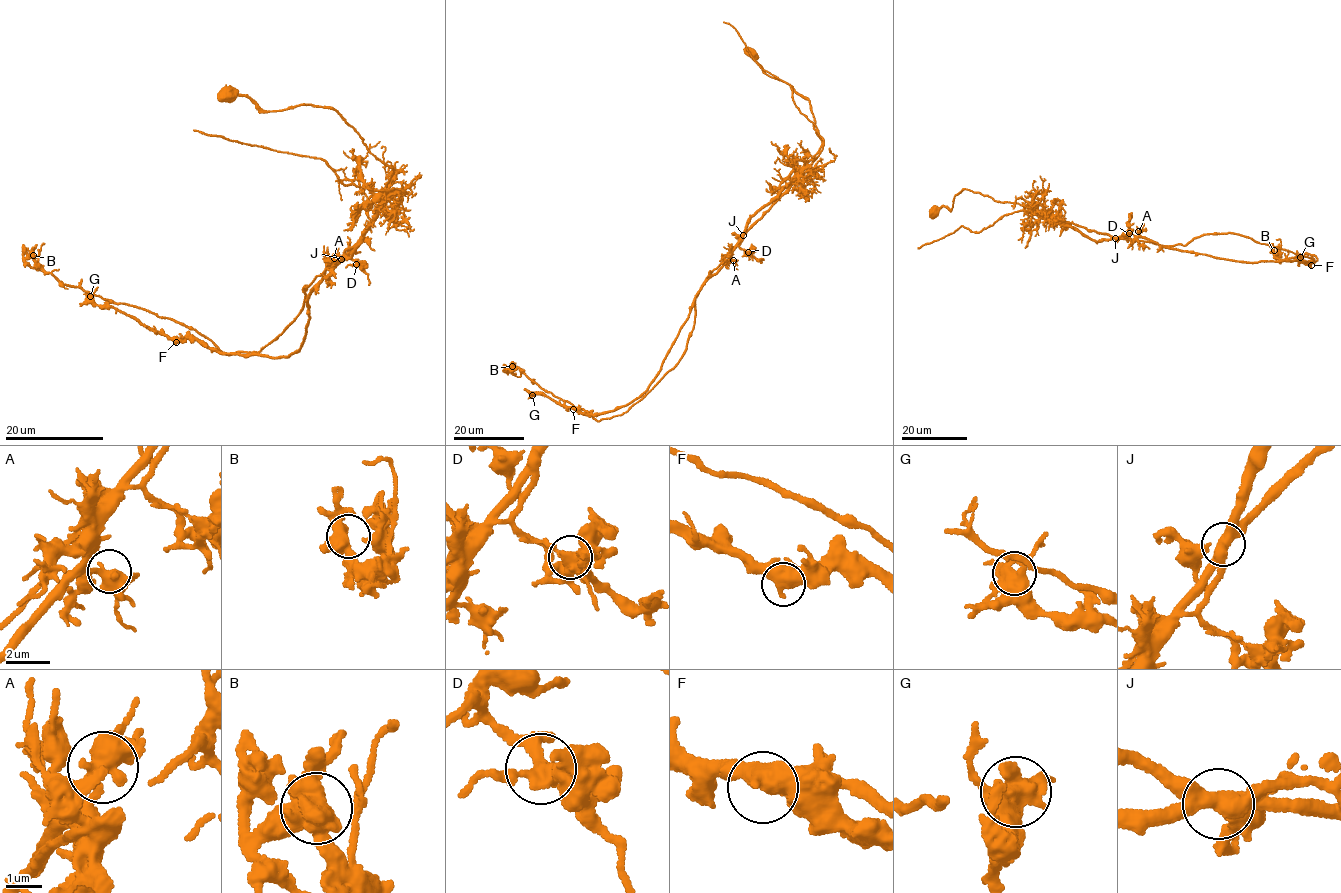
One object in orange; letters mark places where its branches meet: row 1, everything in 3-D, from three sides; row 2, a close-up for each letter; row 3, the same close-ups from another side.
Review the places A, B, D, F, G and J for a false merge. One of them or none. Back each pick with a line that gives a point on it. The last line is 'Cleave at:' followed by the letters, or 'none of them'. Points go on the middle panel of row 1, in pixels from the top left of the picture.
J: place (743, 235)
Cleave at: J

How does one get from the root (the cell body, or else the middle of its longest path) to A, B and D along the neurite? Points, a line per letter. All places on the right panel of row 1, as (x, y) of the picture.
A: (933, 213), (943, 206), (952, 208), (963, 188), (1114, 237), (1132, 239), (1138, 231)
B: (933, 213), (952, 208), (963, 188), (1114, 237), (1173, 246), (1234, 233), (1317, 258), (1281, 261), (1274, 250)
D: (933, 213), (943, 206), (952, 208), (963, 188), (1114, 237), (1130, 229), (1129, 233)

